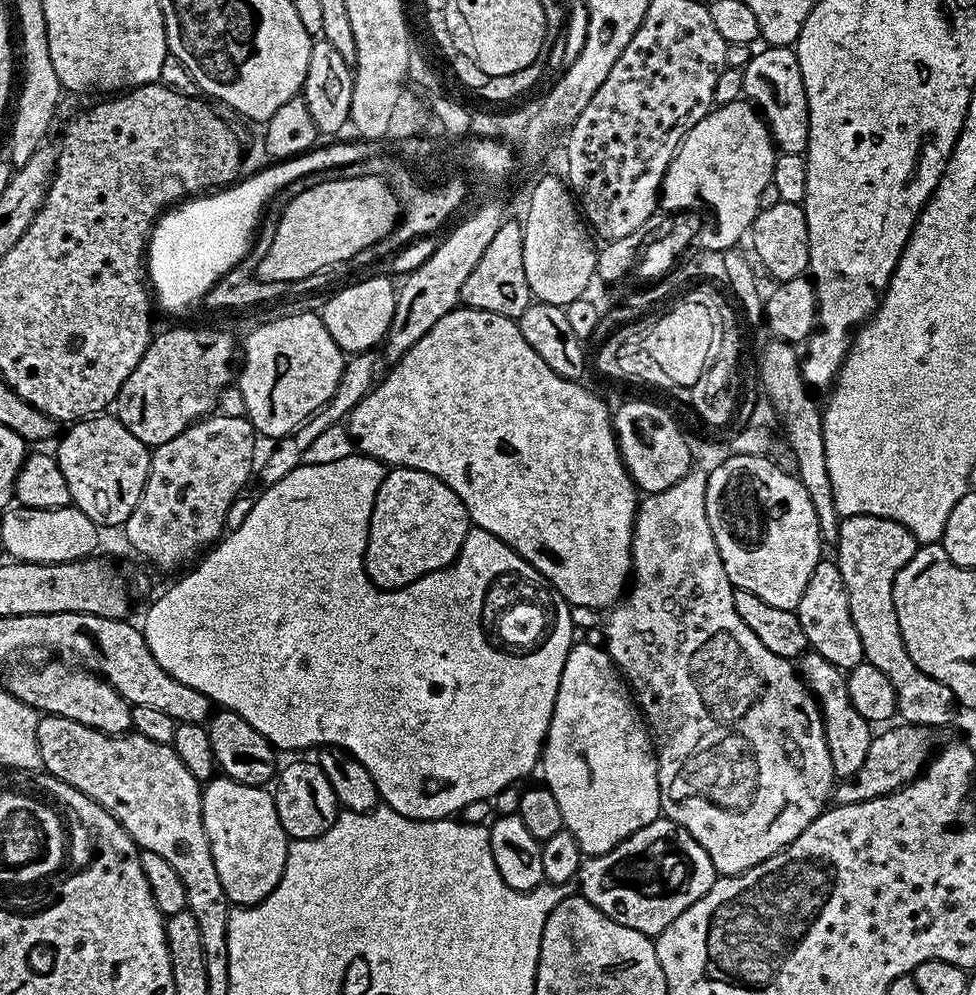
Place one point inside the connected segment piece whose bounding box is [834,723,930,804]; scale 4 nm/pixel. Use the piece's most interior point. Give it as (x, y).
(897, 756)

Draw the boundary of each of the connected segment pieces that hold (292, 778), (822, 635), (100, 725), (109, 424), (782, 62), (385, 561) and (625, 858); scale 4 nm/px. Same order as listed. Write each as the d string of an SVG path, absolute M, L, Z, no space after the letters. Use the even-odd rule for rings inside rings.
M300 758L289 759L292 761L279 769L274 780L276 788L271 789L271 794L278 810L278 822L282 822L282 830L286 830L288 837L292 840L313 840L334 826L342 809L336 801L334 786L330 786L330 778L326 778L319 763L315 759L296 759Z
M824 558L818 566L814 566L814 574L810 574L810 582L806 582L806 591L795 614L798 622L802 622L802 634L806 634L809 649L826 658L826 662L841 670L865 663L862 638L858 638L858 626L854 626L846 586L835 559Z
M68 662L60 663L64 664L44 664L41 668L9 671L7 691L41 713L70 718L100 732L124 734L131 729L132 705L122 698L122 694L118 694L118 690L114 690L114 686L110 686L103 676L97 676L95 672Z
M97 414L75 421L54 449L72 504L101 529L122 526L138 506L152 461L149 445L138 442L112 414Z
M771 46L761 47L761 52L757 51L750 58L750 62L742 69L744 73L744 96L747 97L751 103L755 104L760 115L763 116L764 121L768 124L768 129L772 131L772 140L776 144L780 152L789 152L790 154L804 154L808 150L808 139L810 138L810 114L808 113L808 103L806 102L806 86L802 82L802 70L798 66L798 58L796 57L795 47L789 46L787 48L773 48Z
M413 468L389 469L385 478L377 483L371 522L368 524L368 540L364 551L364 572L380 591L396 591L413 584L427 573L446 568L456 560L462 542L472 527L469 511L454 490L450 490L441 479Z
M661 818L650 822L650 826L642 826L630 838L626 838L614 850L601 856L587 857L581 863L578 873L579 895L585 896L591 904L598 906L606 918L618 922L618 926L630 926L630 930L638 930L650 937L657 937L678 914L682 914L698 898L702 898L714 886L718 873L714 862L710 862L710 854L702 850L702 846L687 830L678 826L673 820Z

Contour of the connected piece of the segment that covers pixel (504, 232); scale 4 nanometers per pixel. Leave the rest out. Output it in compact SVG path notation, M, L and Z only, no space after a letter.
M505 219L500 225L498 234L486 246L486 254L478 258L478 266L470 270L470 278L462 282L460 304L474 310L486 310L490 314L502 314L518 318L533 303L534 297L528 285L529 265L524 265L524 230L518 219Z

